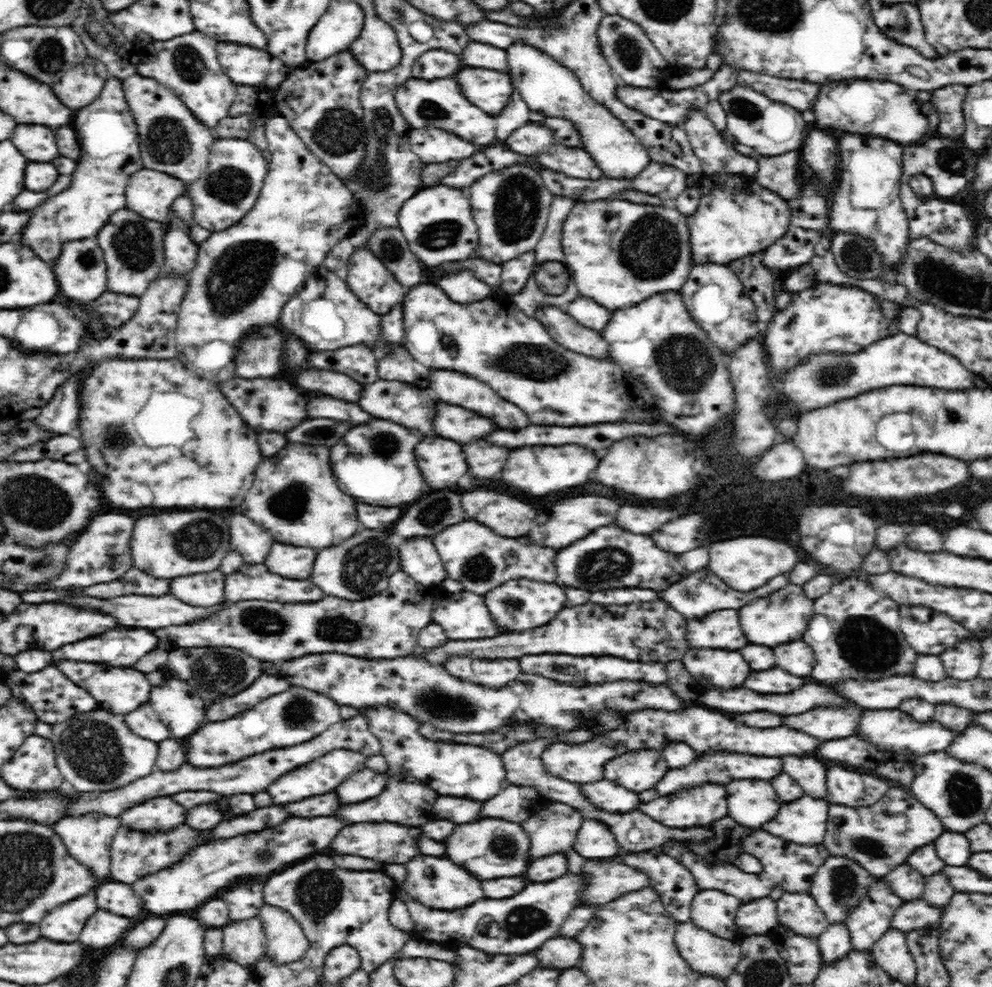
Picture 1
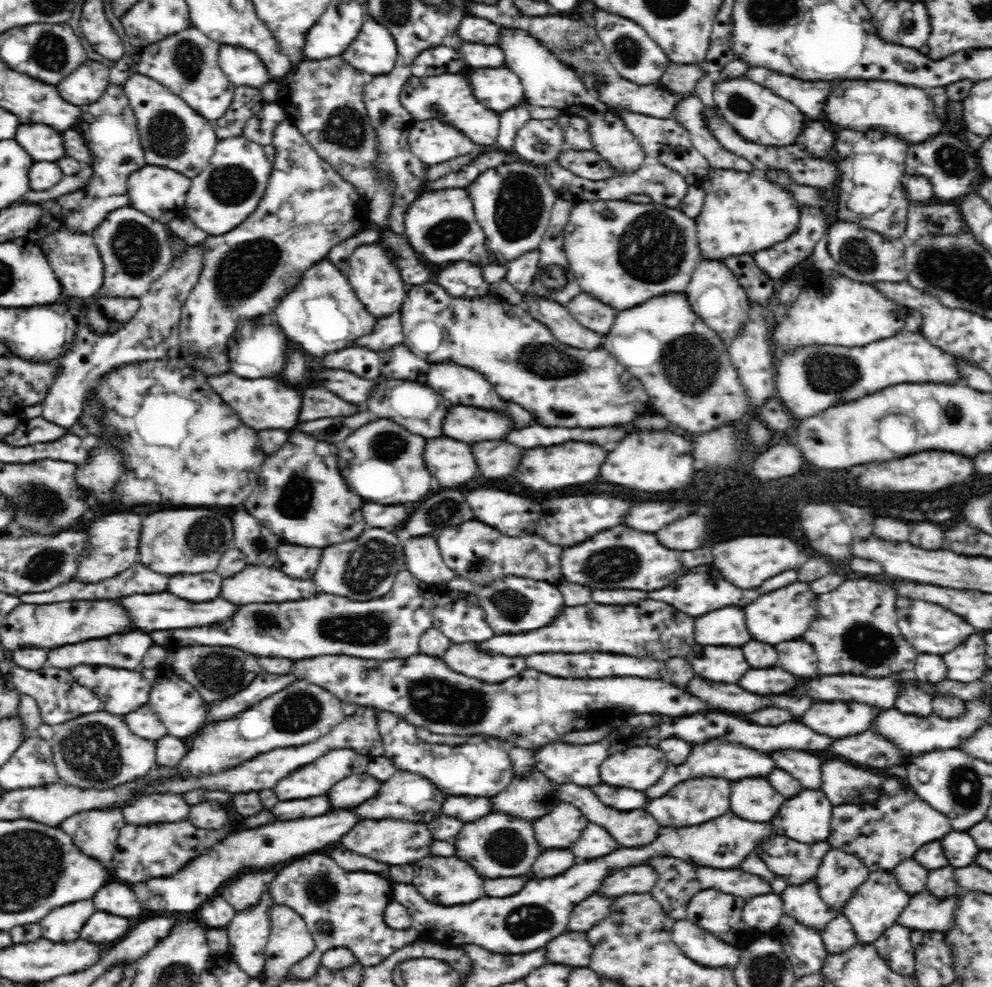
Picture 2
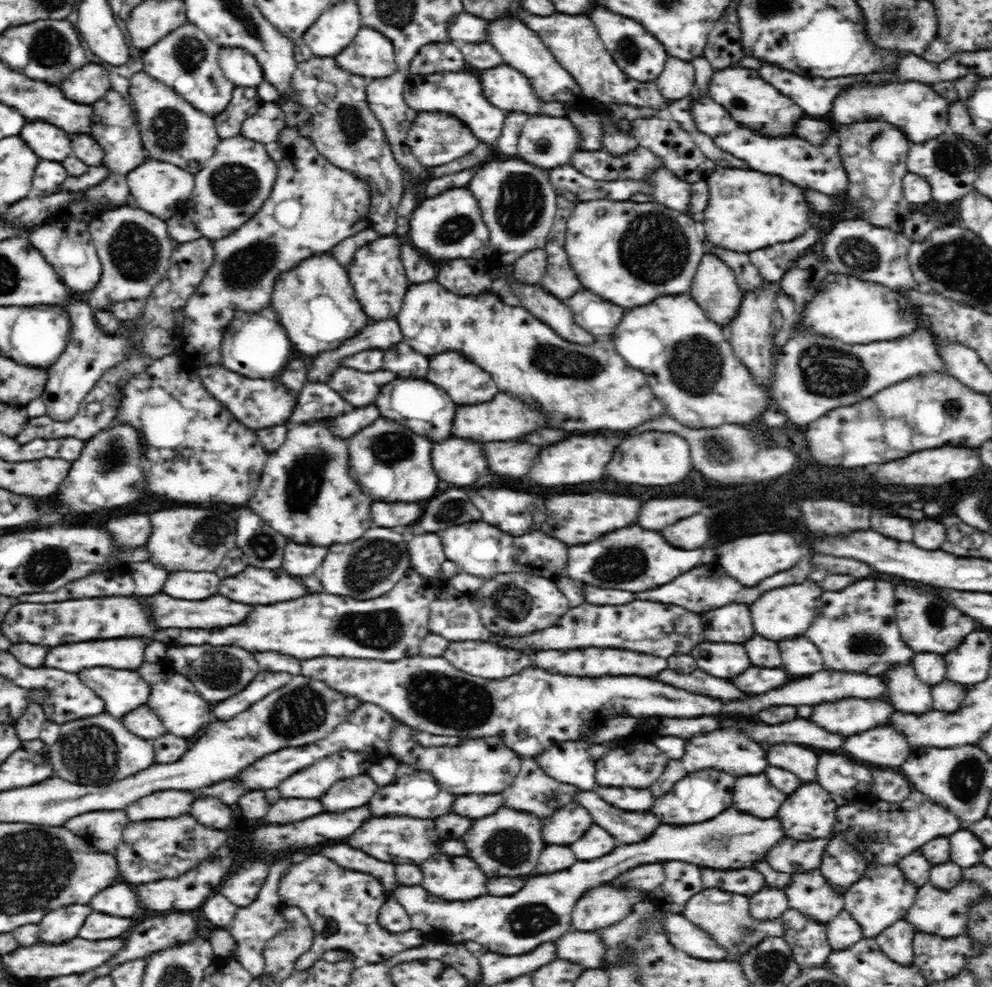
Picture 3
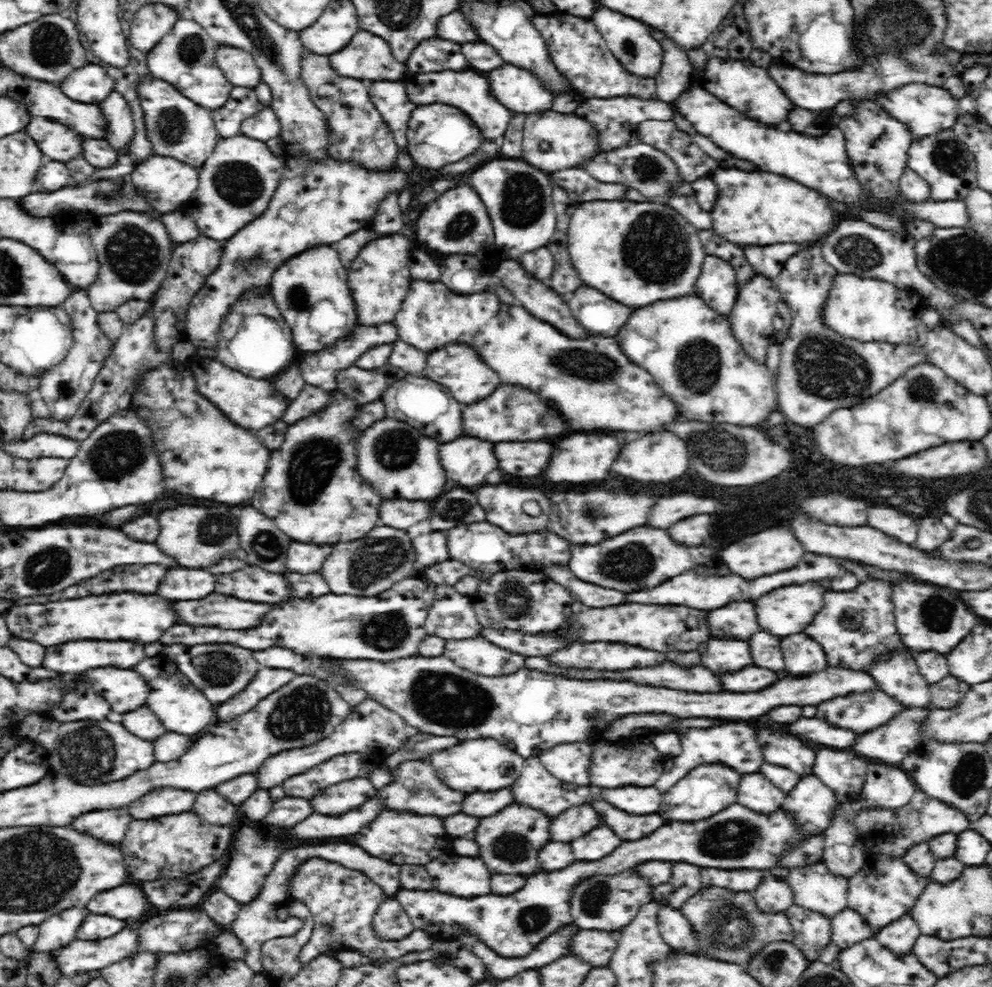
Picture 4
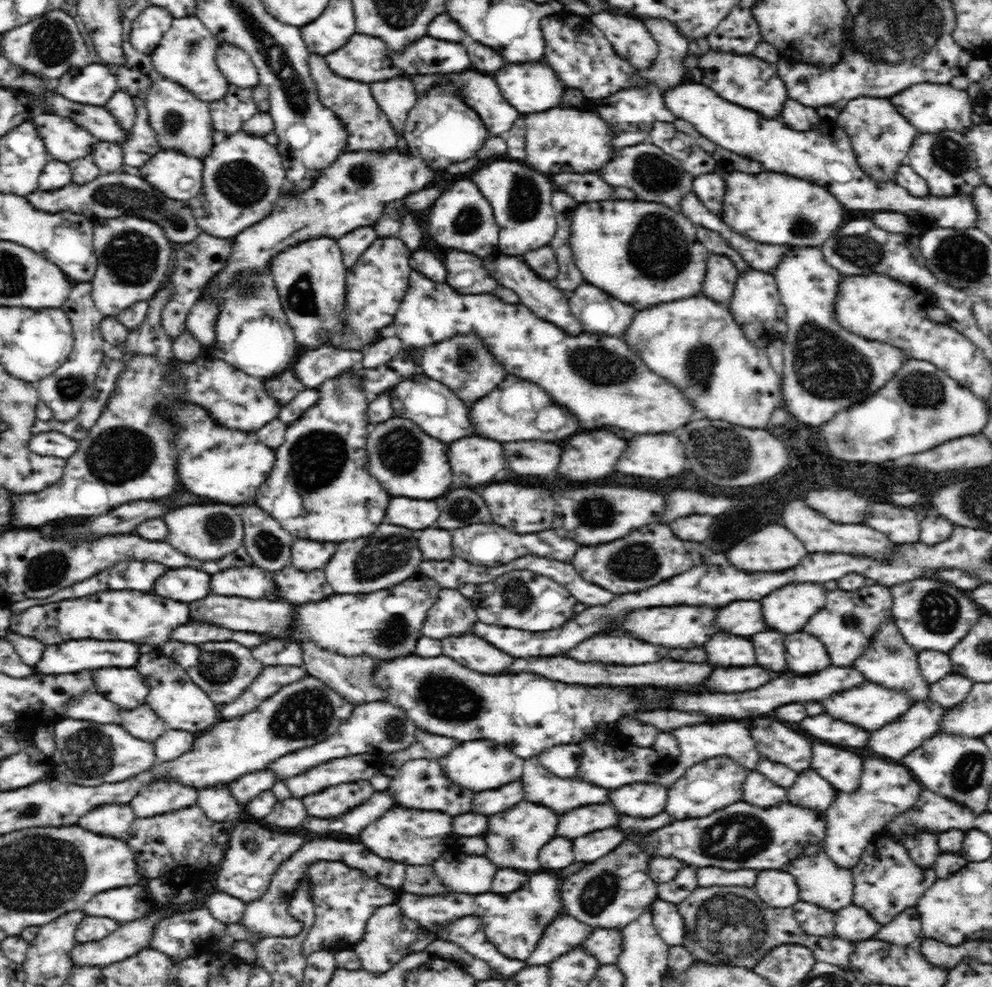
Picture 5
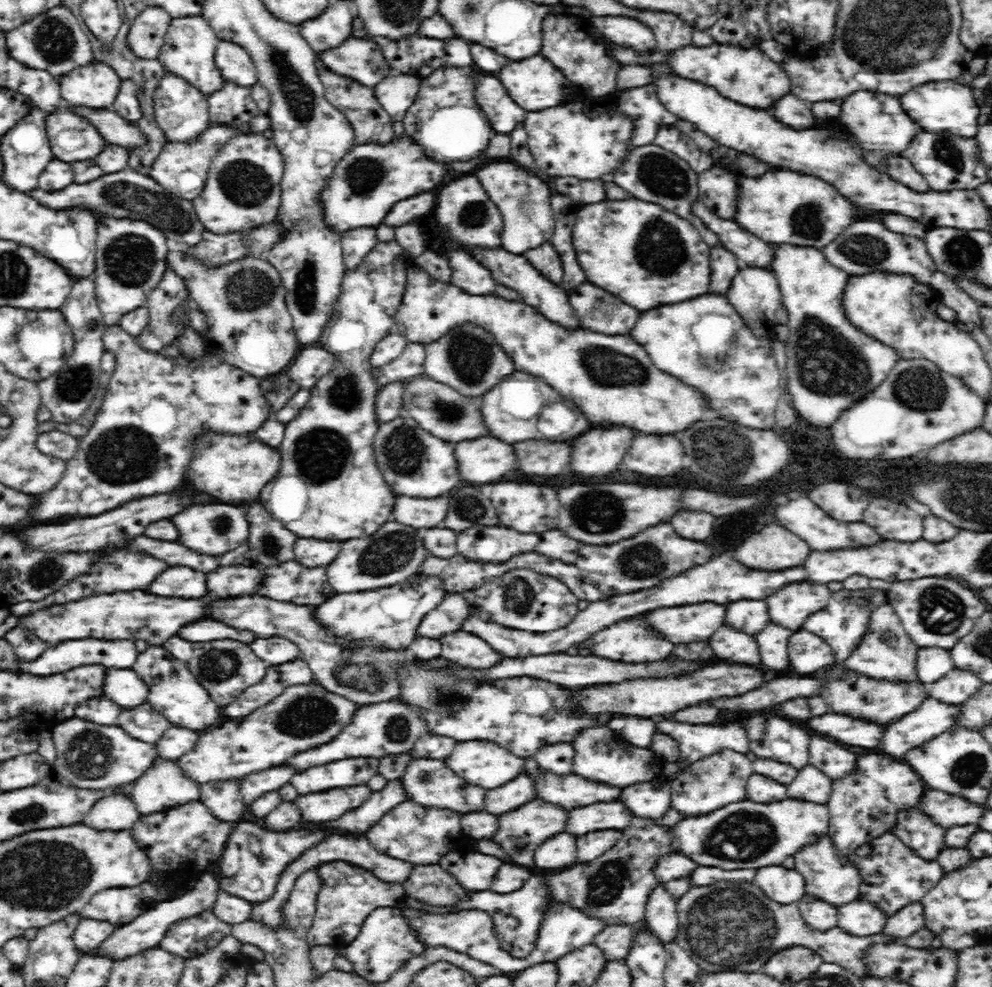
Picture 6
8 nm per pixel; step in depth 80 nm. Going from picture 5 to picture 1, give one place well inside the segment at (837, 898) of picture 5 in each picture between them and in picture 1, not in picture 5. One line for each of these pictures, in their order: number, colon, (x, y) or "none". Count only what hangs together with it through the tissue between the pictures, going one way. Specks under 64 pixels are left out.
1: (798, 913)
2: (803, 903)
3: (810, 894)
4: (814, 887)

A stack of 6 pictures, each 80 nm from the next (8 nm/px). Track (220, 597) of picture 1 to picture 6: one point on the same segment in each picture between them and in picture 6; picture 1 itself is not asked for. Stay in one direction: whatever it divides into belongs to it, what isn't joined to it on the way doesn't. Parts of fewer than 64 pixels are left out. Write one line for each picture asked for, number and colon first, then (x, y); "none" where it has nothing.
2: (195, 587)
3: (189, 585)
4: (180, 584)
5: (185, 584)
6: (182, 582)

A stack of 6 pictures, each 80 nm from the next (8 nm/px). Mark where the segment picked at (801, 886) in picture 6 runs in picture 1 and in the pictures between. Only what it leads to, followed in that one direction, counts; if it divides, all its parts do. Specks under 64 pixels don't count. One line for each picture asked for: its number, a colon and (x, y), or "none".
1: (757, 918)
2: (762, 914)
3: (770, 903)
4: (773, 896)
5: (778, 889)

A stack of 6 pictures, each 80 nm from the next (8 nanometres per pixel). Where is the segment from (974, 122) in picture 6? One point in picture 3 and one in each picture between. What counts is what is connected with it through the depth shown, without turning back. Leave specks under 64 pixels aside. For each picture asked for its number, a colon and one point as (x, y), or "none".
3: (913, 107)
4: (926, 110)
5: (931, 108)

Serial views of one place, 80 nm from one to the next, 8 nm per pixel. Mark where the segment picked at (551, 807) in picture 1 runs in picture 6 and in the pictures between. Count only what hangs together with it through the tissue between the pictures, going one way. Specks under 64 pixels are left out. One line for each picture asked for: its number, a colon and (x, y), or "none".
2: (560, 828)
3: (565, 826)
4: (574, 822)
5: (581, 821)
6: (612, 814)

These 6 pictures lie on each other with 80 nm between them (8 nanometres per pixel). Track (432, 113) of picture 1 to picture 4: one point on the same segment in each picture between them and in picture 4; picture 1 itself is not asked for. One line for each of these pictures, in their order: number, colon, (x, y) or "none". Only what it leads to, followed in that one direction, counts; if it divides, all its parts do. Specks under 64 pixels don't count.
2: (448, 98)
3: (454, 93)
4: (471, 93)

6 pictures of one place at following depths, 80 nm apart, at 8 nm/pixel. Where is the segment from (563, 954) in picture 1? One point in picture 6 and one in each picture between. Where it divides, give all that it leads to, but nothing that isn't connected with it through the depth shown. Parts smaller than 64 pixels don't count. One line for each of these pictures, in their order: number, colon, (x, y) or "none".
2: (572, 948)
3: (586, 948)
4: (596, 947)
5: (604, 944)
6: (615, 941)

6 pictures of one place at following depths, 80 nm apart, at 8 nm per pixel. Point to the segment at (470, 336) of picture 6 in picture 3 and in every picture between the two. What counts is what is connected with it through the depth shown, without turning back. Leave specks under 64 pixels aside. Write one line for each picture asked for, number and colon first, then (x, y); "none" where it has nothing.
3: (466, 383)
4: (458, 368)
5: (464, 363)

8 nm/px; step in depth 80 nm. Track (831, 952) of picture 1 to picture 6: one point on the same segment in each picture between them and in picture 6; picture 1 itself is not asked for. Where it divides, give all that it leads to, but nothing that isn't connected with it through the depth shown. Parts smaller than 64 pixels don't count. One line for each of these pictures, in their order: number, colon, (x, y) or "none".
2: (838, 935)
3: (842, 932)
4: (847, 928)
5: (853, 923)
6: (859, 917)

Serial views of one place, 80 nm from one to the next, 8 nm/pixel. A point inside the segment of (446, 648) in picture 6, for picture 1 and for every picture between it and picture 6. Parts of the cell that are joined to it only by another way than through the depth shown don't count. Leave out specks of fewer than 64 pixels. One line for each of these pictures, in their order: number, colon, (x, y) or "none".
1: (489, 673)
2: (463, 658)
3: (480, 659)
4: (477, 655)
5: (473, 652)

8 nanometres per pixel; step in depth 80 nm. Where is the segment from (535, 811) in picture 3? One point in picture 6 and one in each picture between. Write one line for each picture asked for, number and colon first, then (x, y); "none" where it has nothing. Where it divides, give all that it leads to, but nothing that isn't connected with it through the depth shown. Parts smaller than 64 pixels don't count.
4: (536, 788)
5: (540, 787)
6: (571, 791)

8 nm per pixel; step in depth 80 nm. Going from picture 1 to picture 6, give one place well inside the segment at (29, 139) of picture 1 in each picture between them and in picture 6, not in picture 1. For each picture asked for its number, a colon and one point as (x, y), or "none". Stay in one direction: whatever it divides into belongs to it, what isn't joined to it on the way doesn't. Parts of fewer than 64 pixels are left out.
2: (41, 142)
3: (50, 143)
4: (60, 143)
5: (65, 141)
6: (71, 138)

